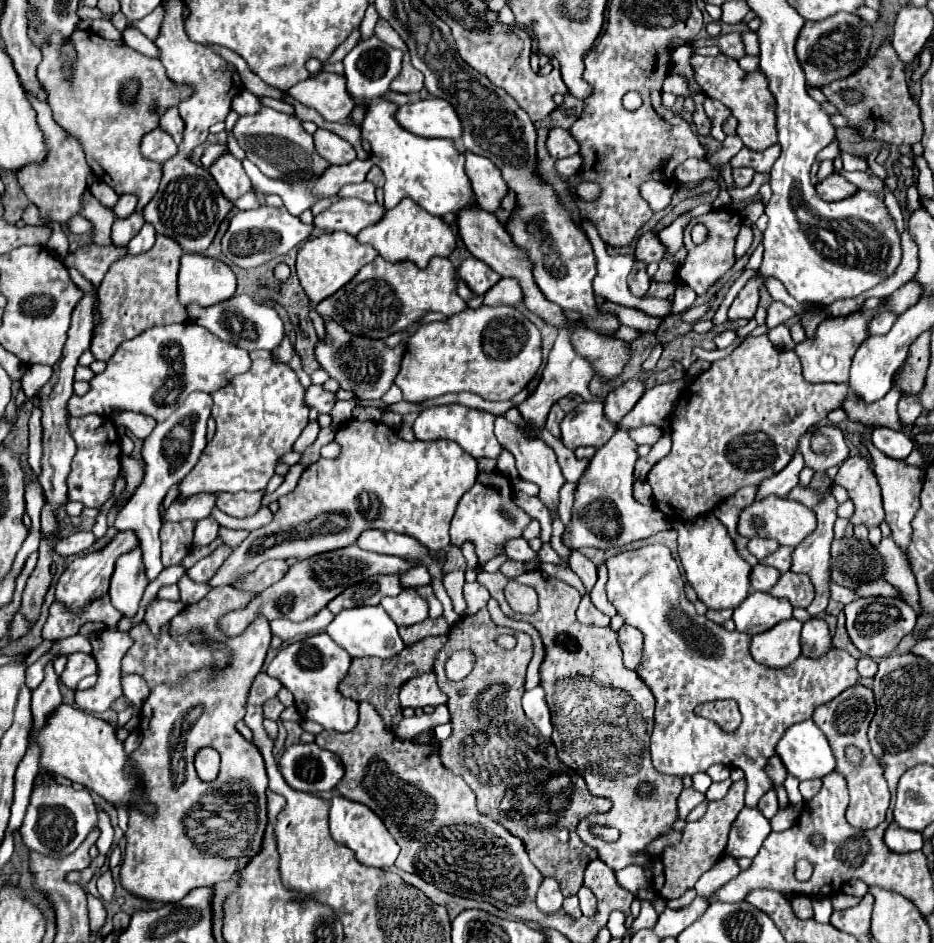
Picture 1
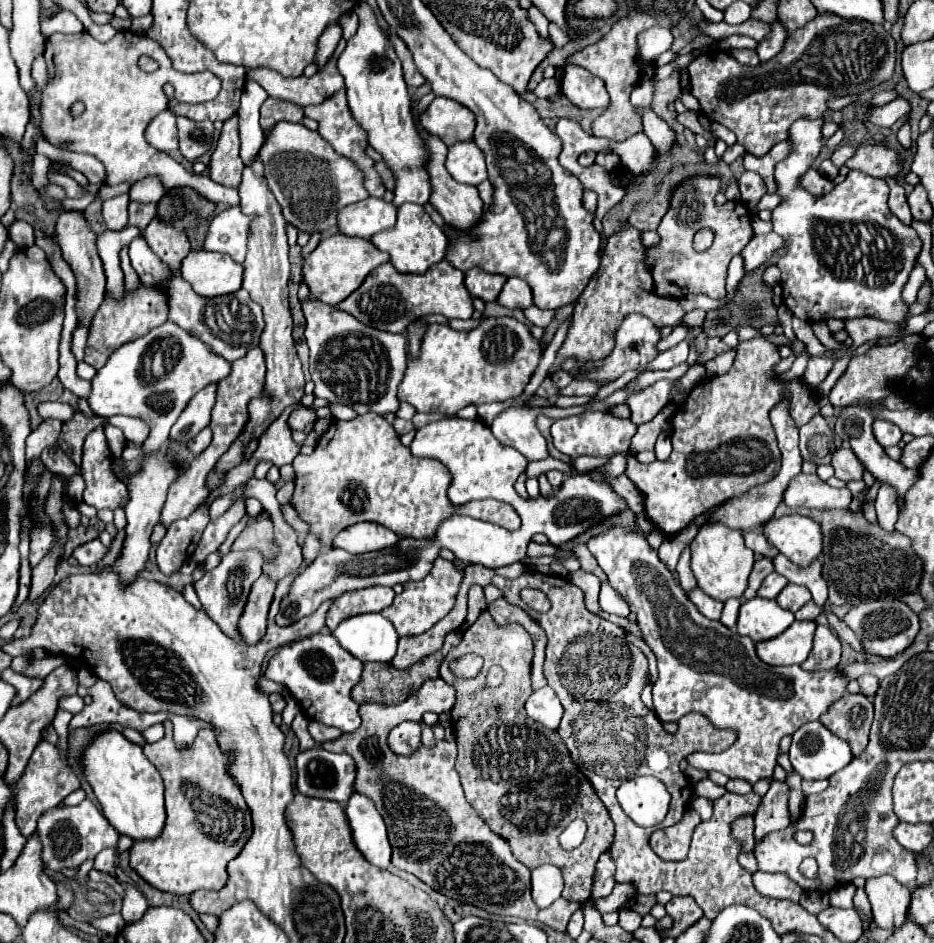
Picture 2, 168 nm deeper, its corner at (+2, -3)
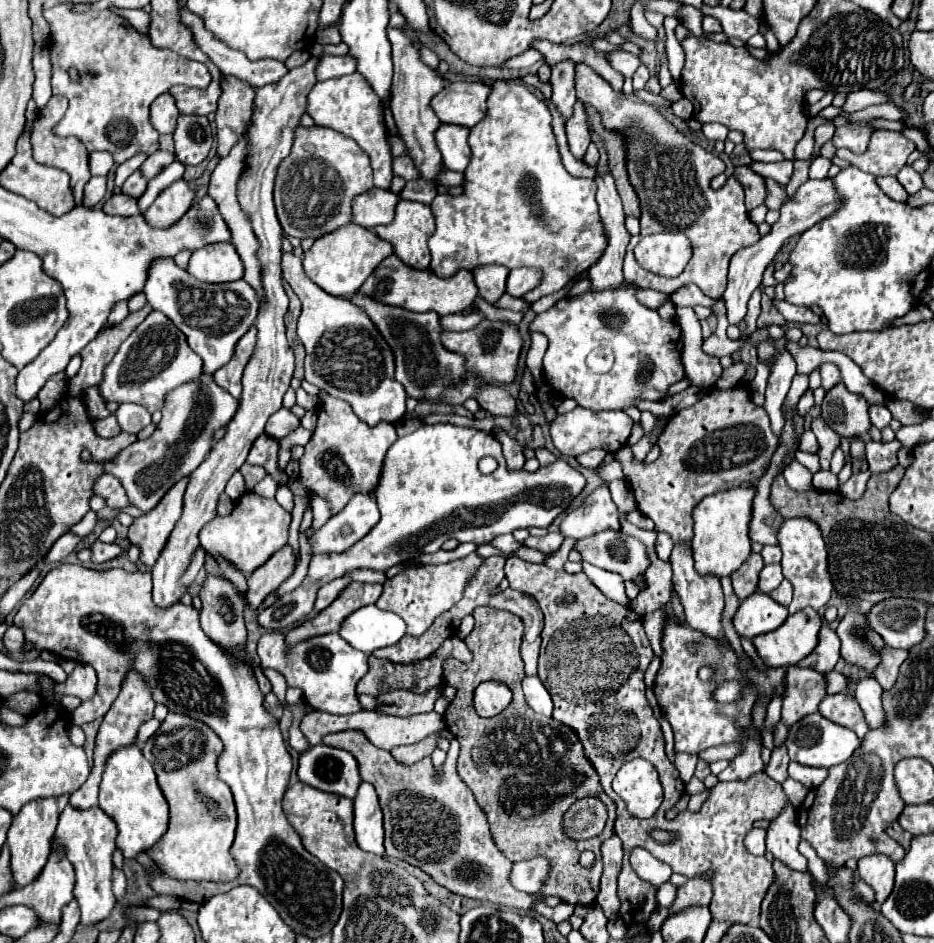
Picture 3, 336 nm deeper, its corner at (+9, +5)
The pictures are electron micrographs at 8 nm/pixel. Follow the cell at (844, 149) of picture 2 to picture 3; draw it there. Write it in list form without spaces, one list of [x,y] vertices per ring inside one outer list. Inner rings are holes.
[[[852,123],[848,127],[838,127],[834,133],[834,147],[836,149],[850,149],[852,153],[864,153],[870,141],[872,129],[866,127],[866,123]]]

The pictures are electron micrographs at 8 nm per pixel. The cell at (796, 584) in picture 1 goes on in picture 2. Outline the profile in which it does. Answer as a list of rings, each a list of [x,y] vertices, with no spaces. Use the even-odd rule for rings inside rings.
[[[789,583],[789,585],[779,593],[777,603],[779,603],[783,609],[795,613],[795,611],[799,611],[799,609],[809,601],[809,599],[811,599],[811,593],[809,593],[807,587]]]

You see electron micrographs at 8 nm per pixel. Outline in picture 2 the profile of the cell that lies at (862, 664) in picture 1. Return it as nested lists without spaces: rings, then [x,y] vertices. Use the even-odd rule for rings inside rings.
[[[863,675],[863,677],[859,677],[859,687],[861,687],[861,693],[865,697],[873,699],[875,693],[877,693],[877,689],[879,689],[879,679],[873,677],[873,675]]]

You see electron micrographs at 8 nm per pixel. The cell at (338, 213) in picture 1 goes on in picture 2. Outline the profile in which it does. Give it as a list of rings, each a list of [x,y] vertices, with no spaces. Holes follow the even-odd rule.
[[[367,197],[363,201],[343,207],[339,211],[337,225],[339,233],[371,239],[375,233],[393,227],[395,221],[397,221],[395,205],[377,197]]]

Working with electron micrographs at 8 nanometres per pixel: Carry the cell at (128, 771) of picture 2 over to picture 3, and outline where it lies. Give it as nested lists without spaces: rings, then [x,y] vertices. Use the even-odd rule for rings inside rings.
[[[136,743],[116,749],[106,759],[98,805],[118,825],[116,843],[122,849],[124,857],[134,857],[152,847],[168,829],[168,803],[156,783],[152,765],[144,759]]]

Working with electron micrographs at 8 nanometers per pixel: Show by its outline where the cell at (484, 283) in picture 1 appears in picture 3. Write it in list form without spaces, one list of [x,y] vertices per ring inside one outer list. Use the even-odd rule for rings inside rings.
[[[484,265],[484,267],[476,267],[472,271],[474,275],[474,283],[480,291],[480,297],[486,299],[488,303],[494,303],[506,289],[506,277],[508,277],[508,269],[500,267],[500,265]]]

